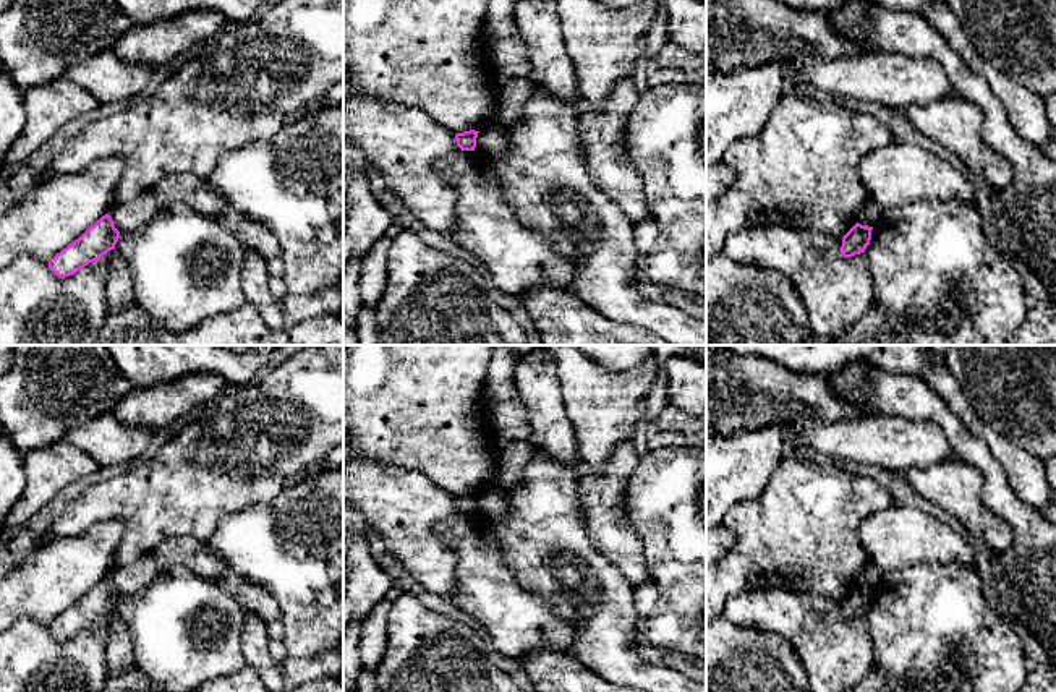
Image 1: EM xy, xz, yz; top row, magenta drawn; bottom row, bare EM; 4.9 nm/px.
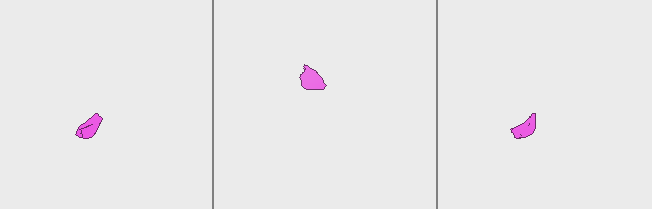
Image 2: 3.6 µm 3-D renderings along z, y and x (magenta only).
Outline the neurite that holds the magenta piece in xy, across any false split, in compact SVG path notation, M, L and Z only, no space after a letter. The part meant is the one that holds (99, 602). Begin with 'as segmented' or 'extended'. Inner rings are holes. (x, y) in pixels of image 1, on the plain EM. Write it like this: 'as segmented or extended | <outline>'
as segmented | M109 577L102 579L78 603L57 616L50 624L50 634L58 640L68 640L81 634L89 626L99 624L120 601Z

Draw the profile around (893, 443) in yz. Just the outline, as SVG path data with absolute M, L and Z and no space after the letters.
M787 402L792 416L781 423L798 446L811 447L828 462L865 463L891 472L922 470L938 462L962 462L935 423L868 415L823 421L803 404Z

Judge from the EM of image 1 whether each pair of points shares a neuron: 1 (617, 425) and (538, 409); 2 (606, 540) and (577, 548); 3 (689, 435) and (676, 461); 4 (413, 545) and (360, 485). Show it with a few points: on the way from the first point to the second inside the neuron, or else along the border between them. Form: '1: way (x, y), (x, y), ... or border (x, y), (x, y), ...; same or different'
1: border (557, 378), (562, 388), (564, 410), (580, 451); different
2: border (582, 508), (582, 521), (590, 542), (619, 571); different
3: border (689, 446), (658, 446), (650, 449); different
4: way (399, 530), (394, 525), (394, 519), (374, 499); same

